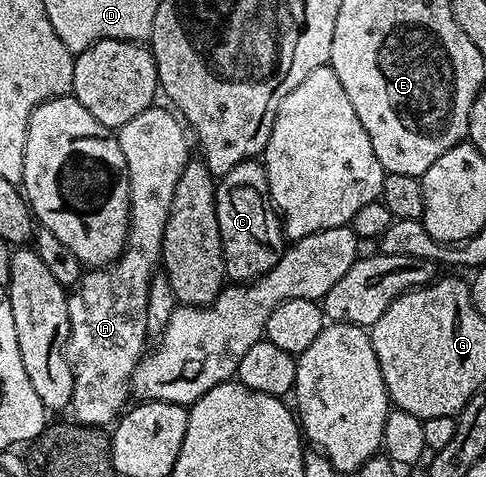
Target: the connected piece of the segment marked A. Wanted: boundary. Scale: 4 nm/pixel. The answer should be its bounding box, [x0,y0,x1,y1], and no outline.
[65,106,191,426]

